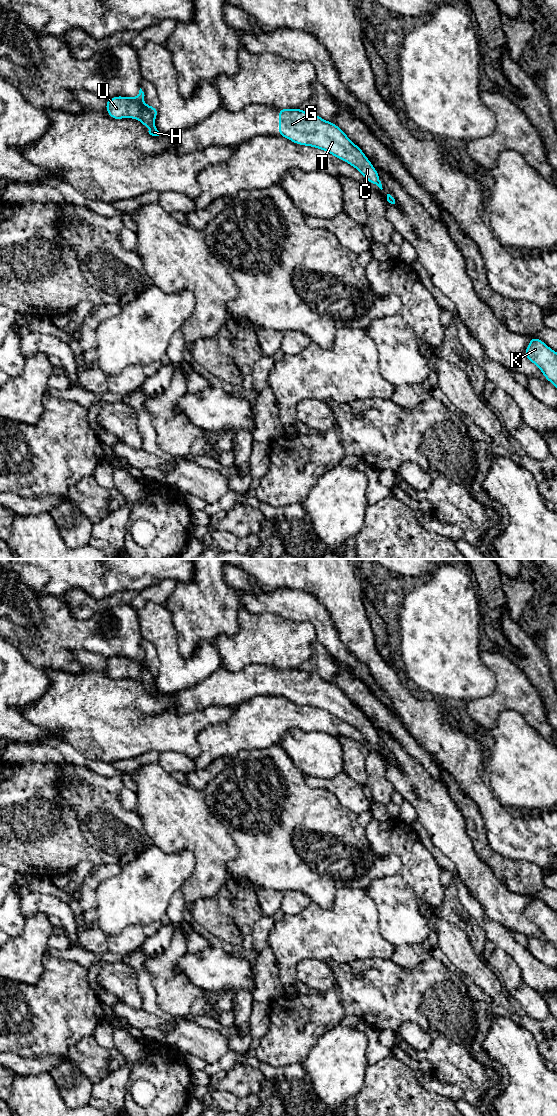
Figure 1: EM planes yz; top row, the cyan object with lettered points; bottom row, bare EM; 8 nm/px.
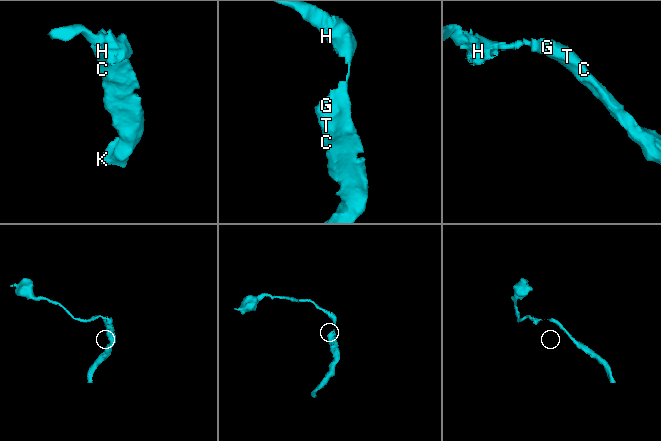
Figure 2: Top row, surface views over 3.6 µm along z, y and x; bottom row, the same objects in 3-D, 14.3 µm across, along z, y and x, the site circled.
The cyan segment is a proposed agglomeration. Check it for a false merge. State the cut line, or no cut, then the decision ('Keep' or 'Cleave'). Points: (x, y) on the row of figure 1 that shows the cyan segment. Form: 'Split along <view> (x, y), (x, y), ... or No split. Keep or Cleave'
Split along yz (136, 117), (142, 108), (145, 108), (154, 117). Cleave

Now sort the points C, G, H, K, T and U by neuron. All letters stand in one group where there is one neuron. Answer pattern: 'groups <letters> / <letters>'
groups C G H K T / U

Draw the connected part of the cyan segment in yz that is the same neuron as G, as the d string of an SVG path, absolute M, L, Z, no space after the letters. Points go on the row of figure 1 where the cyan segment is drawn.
M279 108L279 136L299 145L329 152L355 167L367 181L383 189L377 170L369 159L333 122L325 121L320 116L299 108Z

